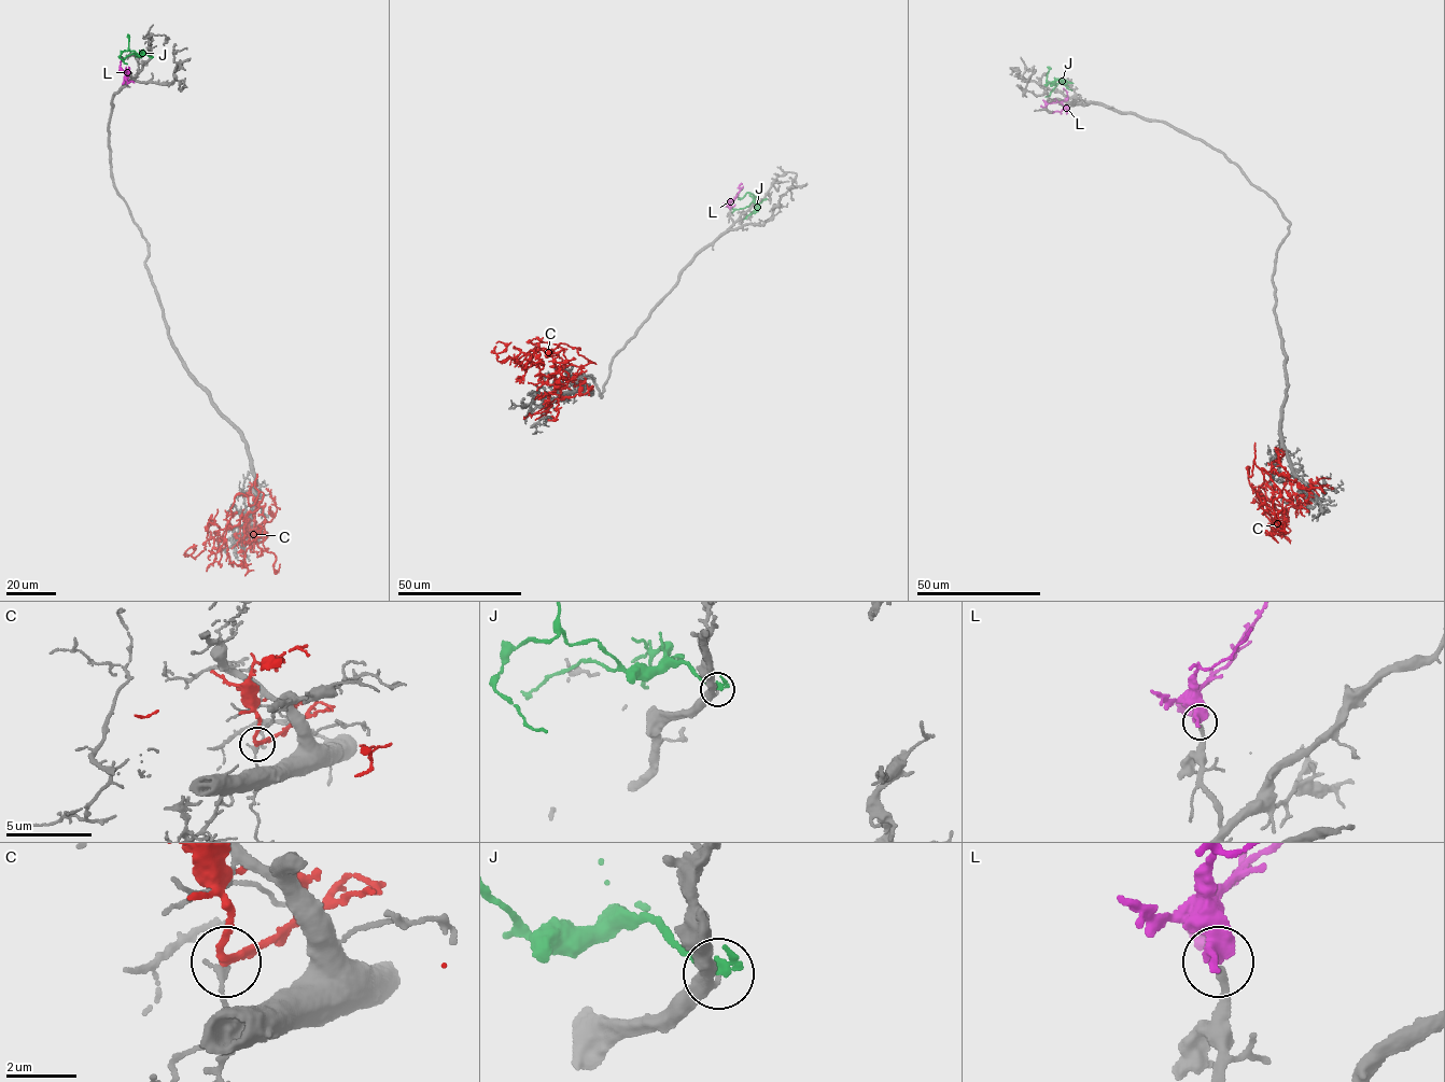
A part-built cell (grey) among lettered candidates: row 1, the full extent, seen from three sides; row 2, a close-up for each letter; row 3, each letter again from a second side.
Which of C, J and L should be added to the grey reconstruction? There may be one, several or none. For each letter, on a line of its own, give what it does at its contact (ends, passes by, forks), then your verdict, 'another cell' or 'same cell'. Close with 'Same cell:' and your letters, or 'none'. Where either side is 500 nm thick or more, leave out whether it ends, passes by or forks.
C: it forks | another cell
J: it ends | another cell
L: it passes by | same cell
Same cell: L

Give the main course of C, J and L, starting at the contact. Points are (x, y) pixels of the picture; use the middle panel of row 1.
C: (574, 387), (592, 363), (578, 348), (560, 343), (518, 361), (543, 337)
J: (765, 199), (757, 204), (748, 193), (739, 198), (737, 194), (742, 188)
L: (729, 208), (742, 183)

